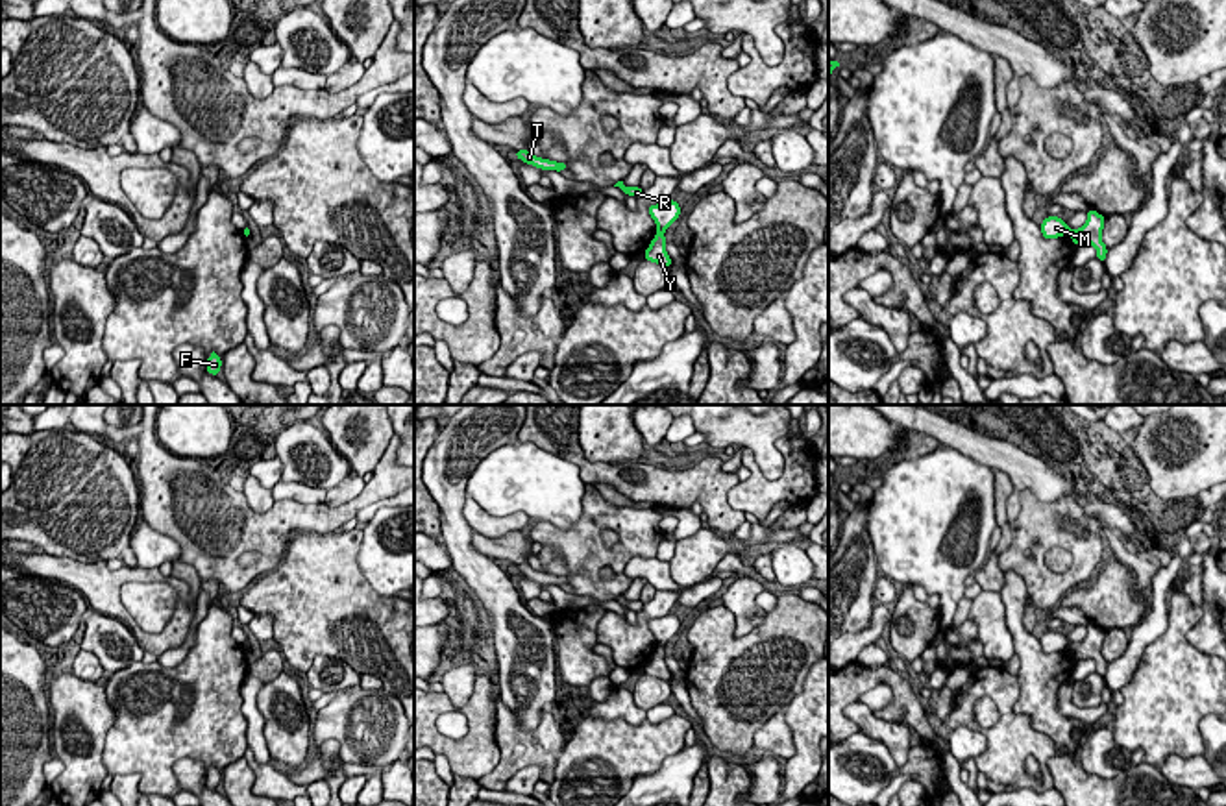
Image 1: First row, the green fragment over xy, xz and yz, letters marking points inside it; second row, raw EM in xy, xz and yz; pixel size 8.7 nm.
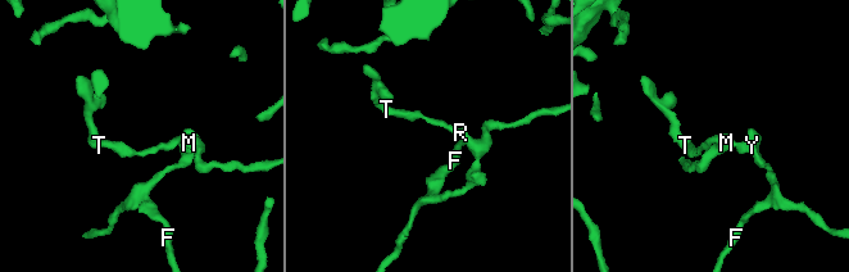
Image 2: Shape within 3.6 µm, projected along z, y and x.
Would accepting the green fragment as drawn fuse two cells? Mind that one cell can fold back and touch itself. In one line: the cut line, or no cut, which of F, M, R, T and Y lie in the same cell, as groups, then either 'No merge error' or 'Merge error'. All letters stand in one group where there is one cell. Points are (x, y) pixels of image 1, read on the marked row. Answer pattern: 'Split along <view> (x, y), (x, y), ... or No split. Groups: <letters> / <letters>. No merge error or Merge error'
Split along xz (659, 230), (662, 233). Groups: F Y / M R T. Merge error

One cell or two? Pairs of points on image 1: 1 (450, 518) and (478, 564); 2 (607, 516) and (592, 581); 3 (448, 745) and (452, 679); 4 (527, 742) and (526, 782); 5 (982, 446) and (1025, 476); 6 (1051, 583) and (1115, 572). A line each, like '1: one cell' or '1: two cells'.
1: one cell
2: one cell
3: two cells
4: two cells
5: one cell
6: two cells

